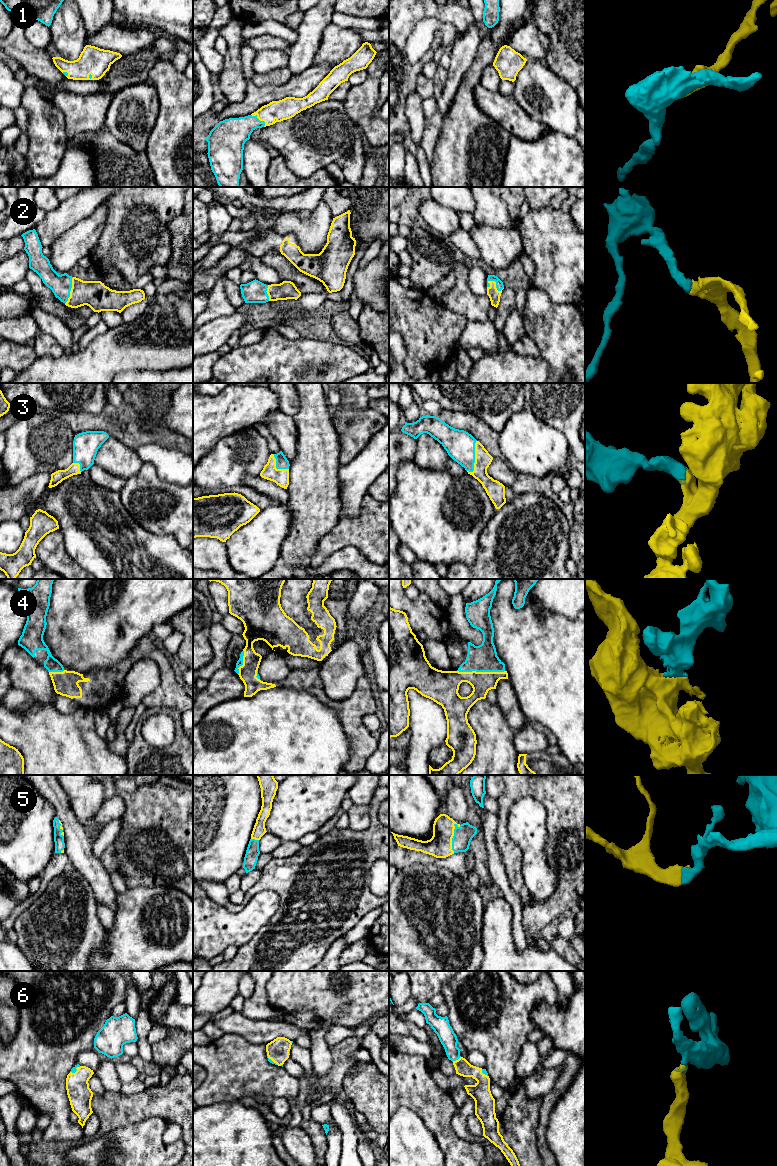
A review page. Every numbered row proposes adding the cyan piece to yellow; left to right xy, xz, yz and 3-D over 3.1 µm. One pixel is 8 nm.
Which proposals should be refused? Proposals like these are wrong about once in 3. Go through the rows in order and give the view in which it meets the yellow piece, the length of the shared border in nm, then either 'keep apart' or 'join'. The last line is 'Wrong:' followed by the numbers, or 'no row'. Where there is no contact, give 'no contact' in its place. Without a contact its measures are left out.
1: contact in xz; length 150 nm; join
2: contact in yz; length 150 nm; join
3: contact in yz; length 280 nm; join
4: contact in yz; length 380 nm; join
5: contact in yz; length 240 nm; join
6: contact in yz; length 80 nm; join
Wrong: no row

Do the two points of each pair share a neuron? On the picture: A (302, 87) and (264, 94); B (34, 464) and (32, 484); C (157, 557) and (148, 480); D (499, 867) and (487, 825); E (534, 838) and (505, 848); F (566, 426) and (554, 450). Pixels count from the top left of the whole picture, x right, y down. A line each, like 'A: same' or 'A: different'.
A: same
B: different
C: different
D: same
E: different
F: different

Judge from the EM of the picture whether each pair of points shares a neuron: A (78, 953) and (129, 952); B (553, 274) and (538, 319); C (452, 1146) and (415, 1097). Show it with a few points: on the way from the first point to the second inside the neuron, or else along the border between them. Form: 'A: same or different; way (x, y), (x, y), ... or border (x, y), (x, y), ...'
A: different; border (105, 934), (103, 945), (92, 953), (89, 960)
B: different; border (529, 286), (541, 289), (554, 302), (568, 303)
C: same; way (444, 1134), (438, 1120), (427, 1109)

